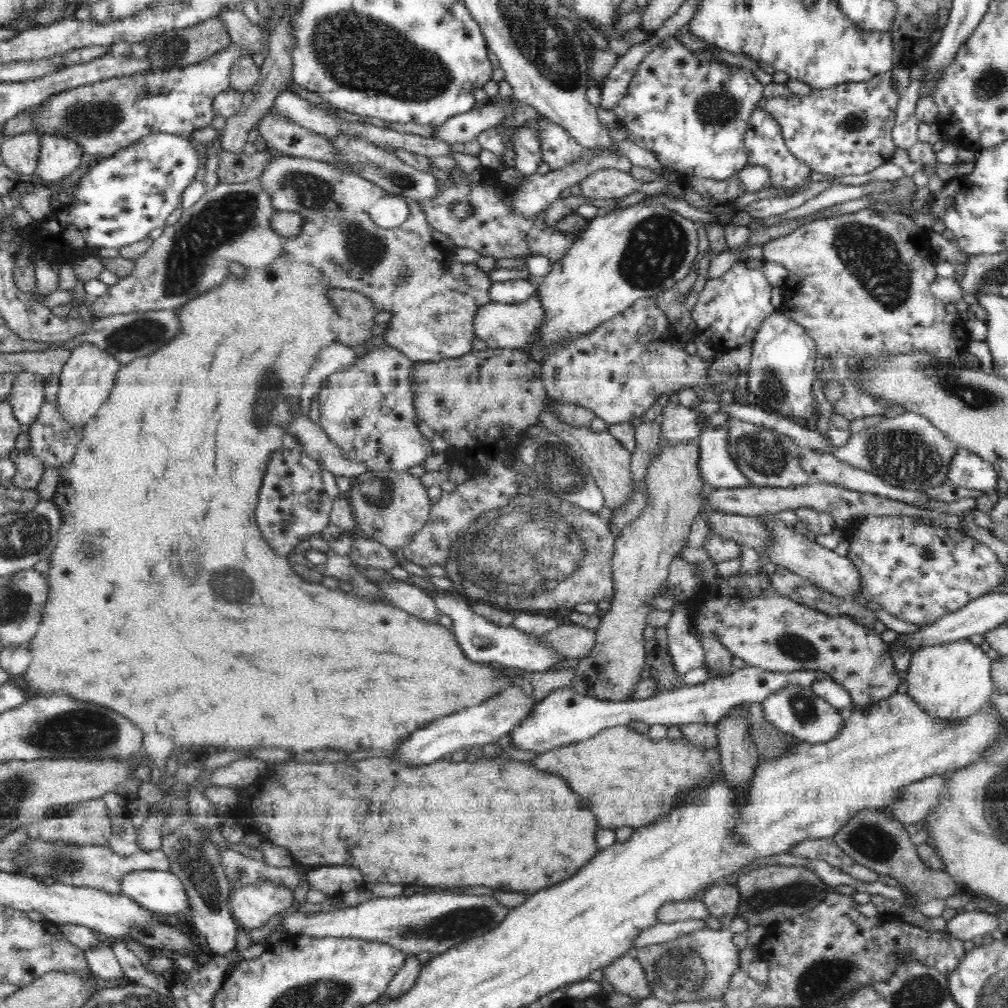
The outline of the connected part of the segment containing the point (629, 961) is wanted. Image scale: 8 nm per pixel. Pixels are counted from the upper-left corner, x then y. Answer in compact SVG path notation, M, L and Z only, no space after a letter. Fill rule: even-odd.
M631 953L616 958L602 969L604 978L613 985L614 990L634 999L648 999L652 996L644 968Z

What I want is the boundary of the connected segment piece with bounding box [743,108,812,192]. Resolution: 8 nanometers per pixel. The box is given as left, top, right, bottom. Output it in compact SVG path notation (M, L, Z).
M764 108L753 110L749 116L748 128L744 139L744 146L747 150L747 166L760 166L767 170L769 182L772 188L794 188L796 192L802 188L810 186L808 176L812 174L812 168L806 163L802 163L796 155L788 149L788 144L784 142L782 128L776 118L764 111Z

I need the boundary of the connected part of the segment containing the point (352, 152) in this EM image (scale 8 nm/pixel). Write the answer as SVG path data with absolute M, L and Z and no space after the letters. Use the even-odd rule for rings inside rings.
M338 135L328 138L328 143L336 148L336 156L328 163L336 168L336 171L345 174L356 174L368 183L380 187L390 196L403 196L415 201L433 199L440 189L436 187L436 181L432 179L432 173L422 172L410 166L398 158L398 155L387 152L384 146L370 143L368 139L362 139L356 135Z

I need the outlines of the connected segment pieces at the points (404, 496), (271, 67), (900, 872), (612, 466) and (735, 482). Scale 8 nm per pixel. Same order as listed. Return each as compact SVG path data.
M366 471L354 478L345 495L352 505L357 529L370 539L400 551L428 523L432 502L427 489L417 476L407 471Z
M282 16L282 20L276 24L275 28L269 34L269 50L265 55L264 64L260 67L260 78L258 82L249 90L249 93L243 95L240 110L230 118L226 119L225 127L221 130L220 137L217 142L219 149L224 149L231 153L242 153L243 146L248 142L248 132L258 126L258 122L268 114L268 110L272 108L273 102L278 93L289 90L290 78L293 77L293 63L291 60L292 35L289 33L287 26L288 16Z
M864 808L858 811L840 828L833 839L857 864L870 868L878 875L886 875L898 880L907 890L915 892L917 896L923 896L925 901L946 900L962 891L960 885L946 872L931 870L920 860L916 844L910 840L904 823L894 816L884 815L881 808Z
M547 398L547 407L540 413L537 425L546 427L548 432L559 436L564 440L569 448L581 459L584 465L588 467L597 485L602 489L605 498L605 506L611 510L619 509L636 491L632 484L632 475L630 473L631 454L625 450L618 439L608 432L594 432L588 426L576 426L561 422L555 412L552 412L553 403L556 400Z
M709 427L698 437L700 475L713 488L748 488L752 481L737 468L728 451L729 430Z

